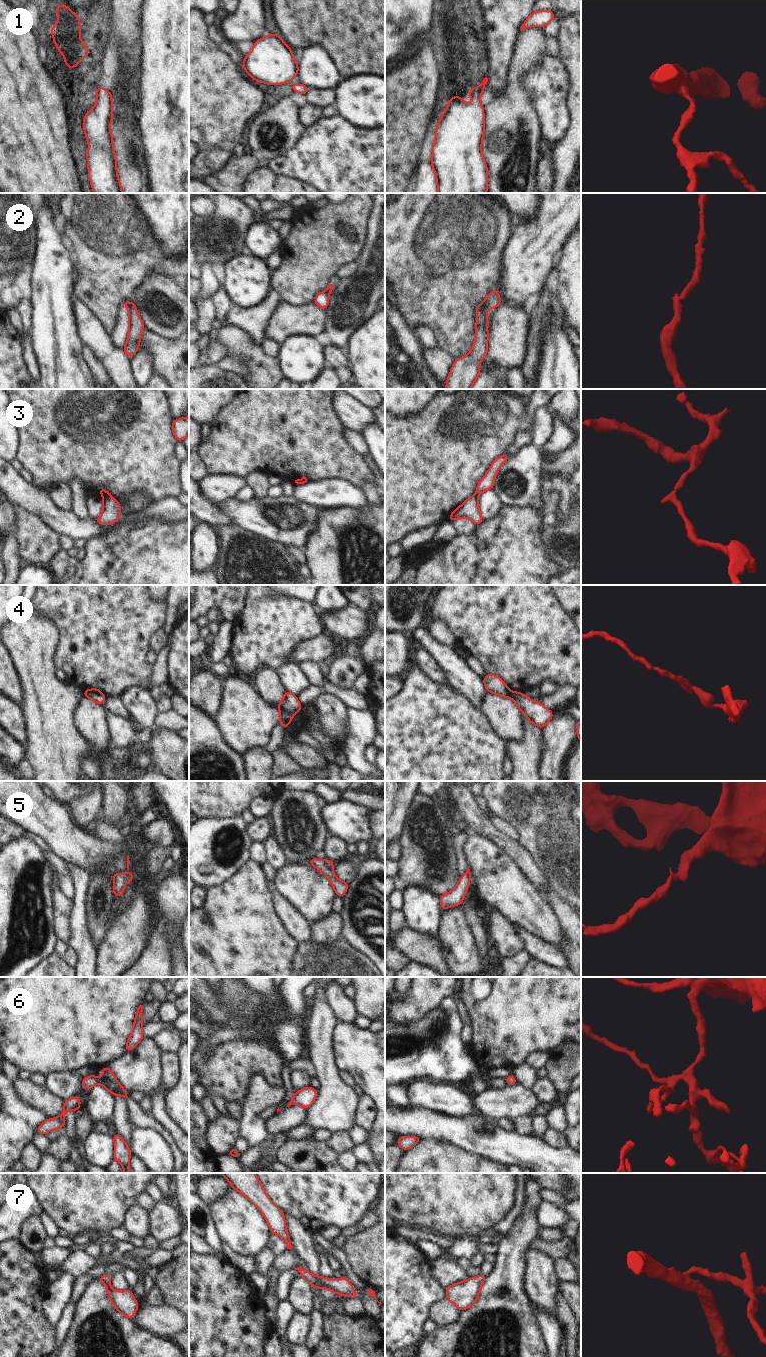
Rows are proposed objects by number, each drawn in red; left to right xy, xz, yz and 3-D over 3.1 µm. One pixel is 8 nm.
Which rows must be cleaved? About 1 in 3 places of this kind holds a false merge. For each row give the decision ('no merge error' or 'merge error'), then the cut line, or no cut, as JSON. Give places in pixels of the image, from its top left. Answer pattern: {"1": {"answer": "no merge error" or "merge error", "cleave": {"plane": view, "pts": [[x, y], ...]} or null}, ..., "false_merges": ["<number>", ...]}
{"1": {"answer": "no merge error", "cleave": null}, "2": {"answer": "merge error", "cleave": {"plane": "yz", "pts": [[483, 302], [487, 308]]}}, "3": {"answer": "merge error", "cleave": {"plane": "xy", "pts": [[108, 494], [102, 497]]}}, "4": {"answer": "merge error", "cleave": {"plane": "xz", "pts": [[280, 709], [292, 715]]}}, "5": {"answer": "no merge error", "cleave": null}, "6": {"answer": "no merge error", "cleave": null}, "7": {"answer": "no merge error", "cleave": null}, "false_merges": ["2", "3", "4"]}

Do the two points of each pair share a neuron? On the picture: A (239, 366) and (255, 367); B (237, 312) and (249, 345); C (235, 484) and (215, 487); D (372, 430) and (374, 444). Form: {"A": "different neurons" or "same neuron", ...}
{"A": "different neurons", "B": "different neurons", "C": "same neuron", "D": "same neuron"}

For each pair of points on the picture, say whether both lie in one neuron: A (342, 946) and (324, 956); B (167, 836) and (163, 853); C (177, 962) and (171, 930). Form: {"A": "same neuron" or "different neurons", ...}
{"A": "same neuron", "B": "different neurons", "C": "same neuron"}

